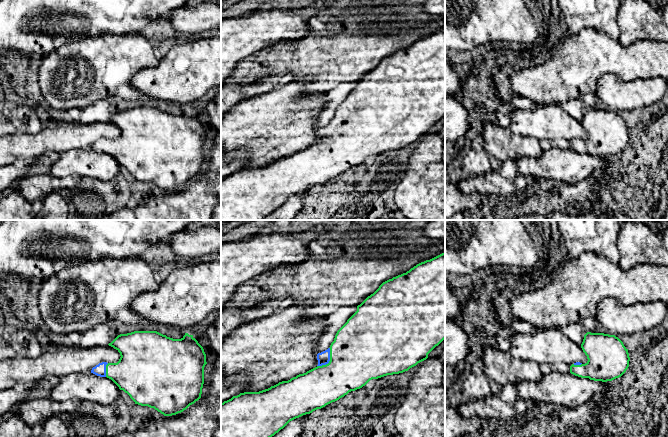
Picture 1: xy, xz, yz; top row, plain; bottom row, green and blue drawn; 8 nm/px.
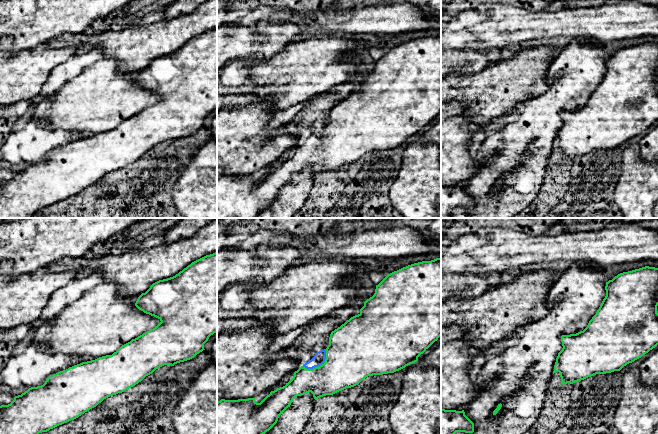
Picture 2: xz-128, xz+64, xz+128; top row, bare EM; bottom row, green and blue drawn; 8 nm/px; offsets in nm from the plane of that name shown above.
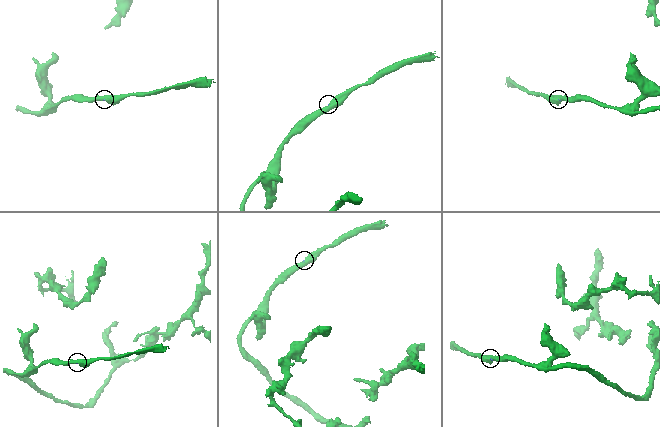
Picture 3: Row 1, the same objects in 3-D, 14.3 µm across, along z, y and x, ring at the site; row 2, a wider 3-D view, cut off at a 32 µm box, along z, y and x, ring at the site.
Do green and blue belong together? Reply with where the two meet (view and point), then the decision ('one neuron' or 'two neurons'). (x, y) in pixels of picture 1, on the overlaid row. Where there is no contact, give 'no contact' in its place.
xz (330, 360) | one neuron

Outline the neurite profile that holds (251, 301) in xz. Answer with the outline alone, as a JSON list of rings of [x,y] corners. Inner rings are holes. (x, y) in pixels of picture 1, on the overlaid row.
[[[445,240],[427,247],[419,246],[406,251],[392,252],[382,256],[349,256],[339,253],[327,259],[310,257],[308,260],[291,265],[281,265],[253,278],[237,288],[224,307],[232,309],[251,308],[269,300],[295,298],[295,305],[305,306],[301,319],[328,316],[341,307],[358,306],[379,286],[393,277],[406,273],[417,264],[443,253]]]

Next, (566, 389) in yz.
[[[551,372],[543,375],[539,382],[519,381],[515,387],[519,399],[576,408],[603,393],[606,382],[581,378],[571,373]]]

